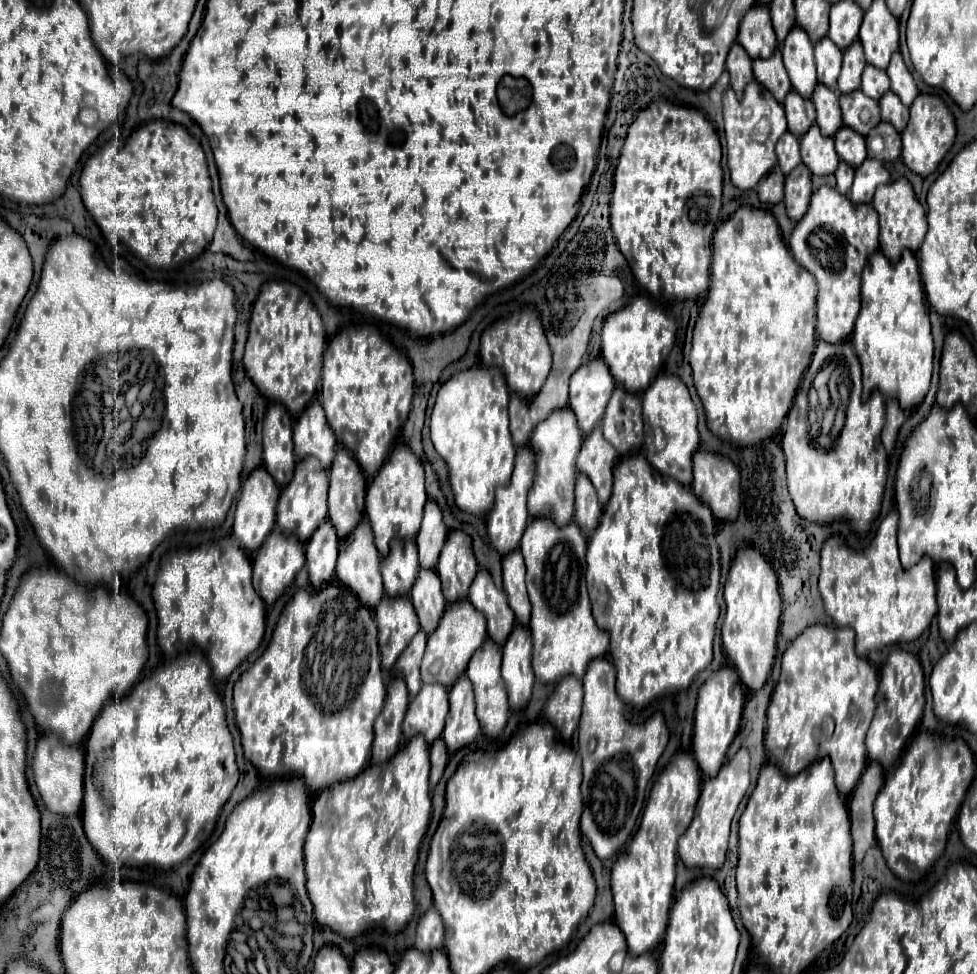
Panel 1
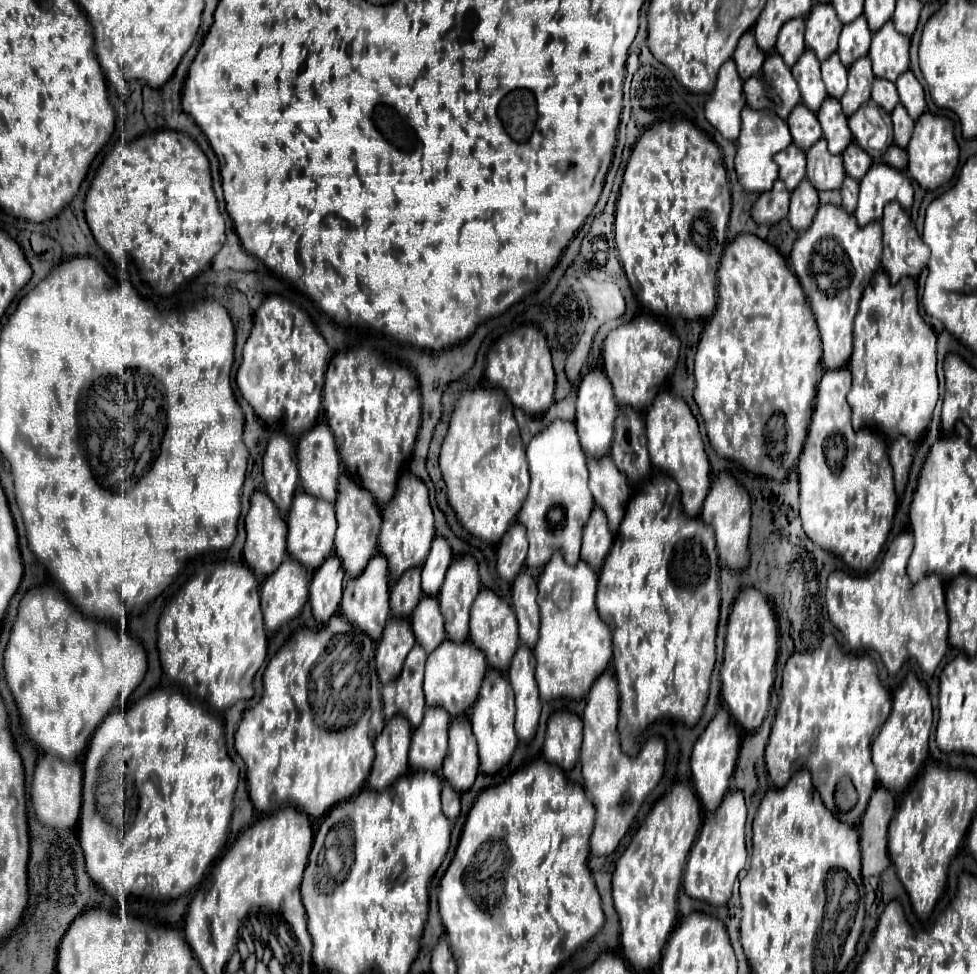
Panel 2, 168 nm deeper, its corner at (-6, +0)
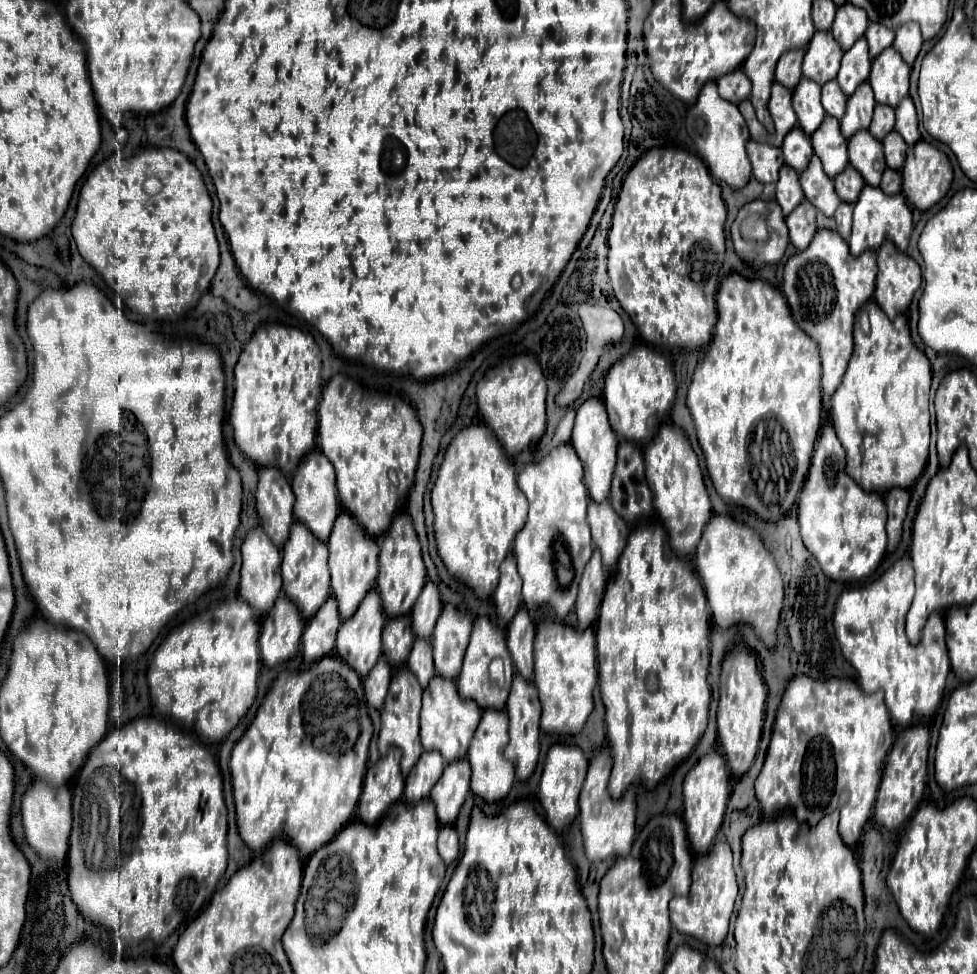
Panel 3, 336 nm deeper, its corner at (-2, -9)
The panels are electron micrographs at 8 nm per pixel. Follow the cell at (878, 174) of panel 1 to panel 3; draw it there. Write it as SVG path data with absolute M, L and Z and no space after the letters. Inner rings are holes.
M864 185L858 201L854 203L854 227L852 227L852 235L848 239L850 253L860 255L866 249L878 251L880 243L886 237L890 237L900 251L906 251L910 233L912 233L912 213L906 205L904 195L900 195L900 193L898 195L886 195L880 187L866 187Z

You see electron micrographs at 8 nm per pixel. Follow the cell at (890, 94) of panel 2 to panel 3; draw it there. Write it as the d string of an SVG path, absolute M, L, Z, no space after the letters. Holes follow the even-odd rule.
M878 103L874 107L874 119L872 119L872 125L870 125L872 135L878 137L878 139L884 139L884 135L890 133L892 129L894 129L894 109Z

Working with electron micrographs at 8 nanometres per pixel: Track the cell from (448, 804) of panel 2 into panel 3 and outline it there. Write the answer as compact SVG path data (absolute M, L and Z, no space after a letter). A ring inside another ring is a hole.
M450 823L450 827L440 827L438 851L440 851L440 857L444 859L444 863L452 863L458 857L458 833L452 823Z

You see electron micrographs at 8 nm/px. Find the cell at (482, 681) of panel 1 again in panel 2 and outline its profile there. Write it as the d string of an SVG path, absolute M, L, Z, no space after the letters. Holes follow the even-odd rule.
M488 670L480 698L472 710L472 734L478 742L478 756L480 756L480 770L484 774L498 774L502 768L506 768L514 756L516 750L516 734L514 734L514 718L516 708L514 702L510 702L510 684L506 682L506 676L498 674L496 670Z

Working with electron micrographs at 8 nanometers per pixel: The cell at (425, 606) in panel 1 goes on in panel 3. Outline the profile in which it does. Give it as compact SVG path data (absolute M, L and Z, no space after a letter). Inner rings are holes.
M414 637L414 647L410 649L408 669L418 677L418 683L422 687L428 685L428 681L434 677L434 651L432 641L428 637Z

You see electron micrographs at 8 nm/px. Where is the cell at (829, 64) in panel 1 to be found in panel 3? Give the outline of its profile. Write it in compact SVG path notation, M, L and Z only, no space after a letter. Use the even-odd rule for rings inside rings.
M836 81L822 85L822 105L828 115L842 119L844 109L846 109L846 95L842 93L842 89L838 87Z

